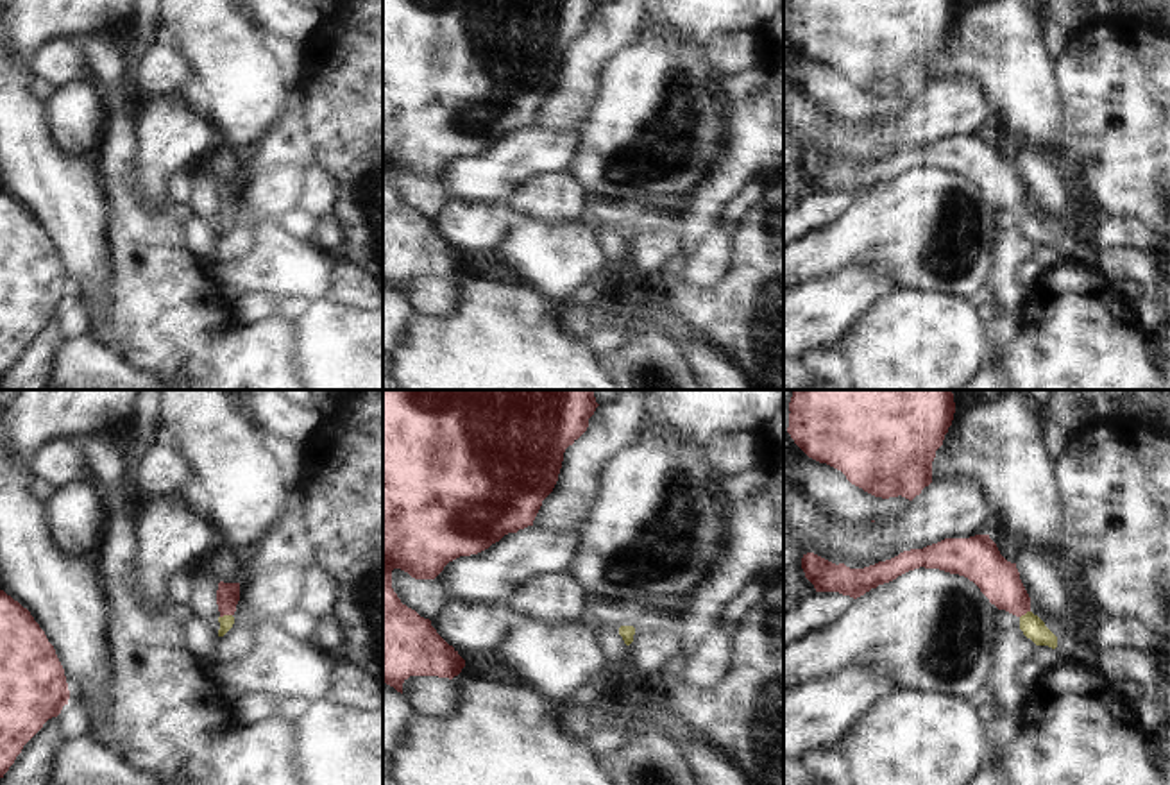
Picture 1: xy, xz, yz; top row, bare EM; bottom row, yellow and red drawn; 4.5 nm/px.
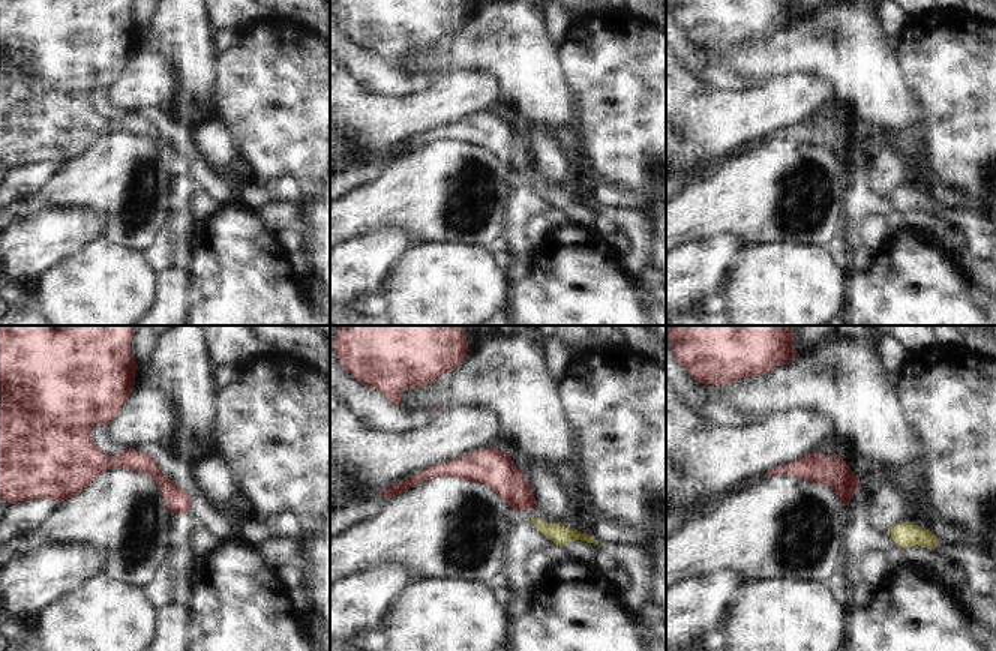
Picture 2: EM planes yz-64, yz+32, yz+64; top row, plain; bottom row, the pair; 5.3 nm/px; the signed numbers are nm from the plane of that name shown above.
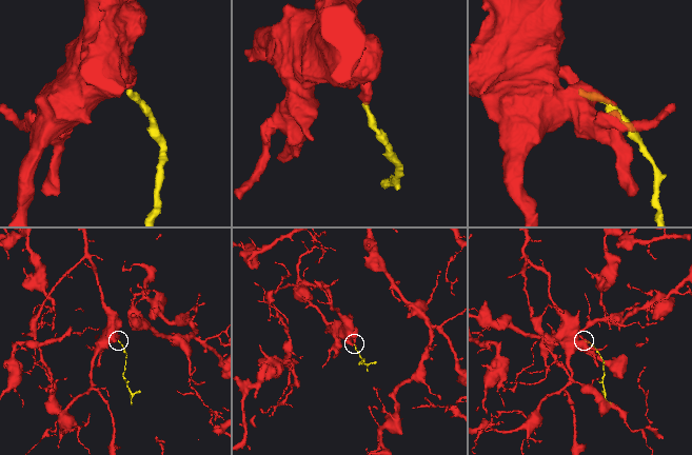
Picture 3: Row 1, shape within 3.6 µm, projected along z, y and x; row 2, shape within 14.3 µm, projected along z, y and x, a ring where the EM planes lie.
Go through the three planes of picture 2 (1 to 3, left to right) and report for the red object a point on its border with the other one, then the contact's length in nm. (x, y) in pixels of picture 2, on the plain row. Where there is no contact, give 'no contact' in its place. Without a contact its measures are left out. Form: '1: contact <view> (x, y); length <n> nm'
1: no contact
2: no contact
3: no contact

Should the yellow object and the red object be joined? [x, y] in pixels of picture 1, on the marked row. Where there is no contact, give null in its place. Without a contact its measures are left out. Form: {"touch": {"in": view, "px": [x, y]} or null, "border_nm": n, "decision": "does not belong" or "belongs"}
{"touch": {"in": "xy", "px": [226, 616]}, "border_nm": 60, "decision": "belongs"}

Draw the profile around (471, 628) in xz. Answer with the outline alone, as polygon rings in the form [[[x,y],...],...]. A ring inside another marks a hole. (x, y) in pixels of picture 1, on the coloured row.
[[[447,601],[431,626],[465,660],[479,660],[492,653],[519,622],[504,603]]]

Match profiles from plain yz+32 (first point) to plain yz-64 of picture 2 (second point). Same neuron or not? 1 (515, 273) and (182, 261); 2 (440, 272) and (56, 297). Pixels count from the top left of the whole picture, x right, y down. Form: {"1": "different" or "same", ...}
{"1": "different", "2": "same"}

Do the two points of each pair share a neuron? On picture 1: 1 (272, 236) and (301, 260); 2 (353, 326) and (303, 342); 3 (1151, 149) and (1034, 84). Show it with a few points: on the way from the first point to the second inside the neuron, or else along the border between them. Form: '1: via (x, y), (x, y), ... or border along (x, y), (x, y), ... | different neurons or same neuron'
1: via (279, 244), (294, 258) | same neuron
2: via (340, 338), (337, 342), (315, 342) | same neuron
3: border along (1054, 61), (1054, 81), (1061, 106), (1059, 142) | different neurons

